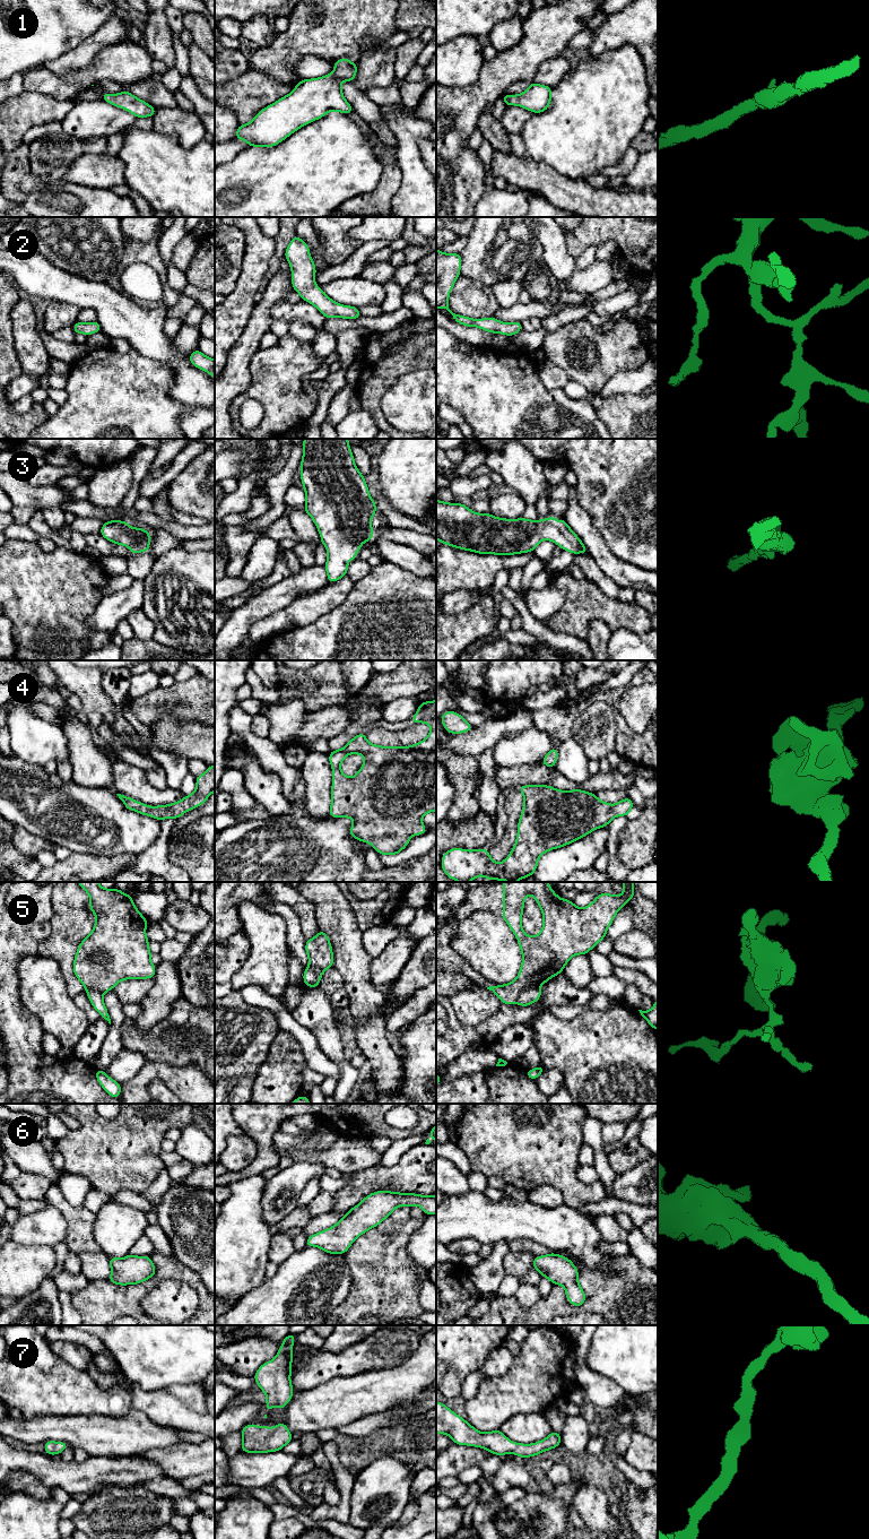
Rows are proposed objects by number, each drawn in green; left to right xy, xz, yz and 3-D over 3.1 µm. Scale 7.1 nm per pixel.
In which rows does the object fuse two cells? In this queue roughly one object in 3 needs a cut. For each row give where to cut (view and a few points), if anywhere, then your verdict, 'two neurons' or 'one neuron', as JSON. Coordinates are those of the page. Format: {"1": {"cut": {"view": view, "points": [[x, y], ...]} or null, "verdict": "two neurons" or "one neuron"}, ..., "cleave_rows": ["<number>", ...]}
{"1": {"cut": null, "verdict": "one neuron"}, "2": {"cut": null, "verdict": "one neuron"}, "3": {"cut": null, "verdict": "one neuron"}, "4": {"cut": null, "verdict": "one neuron"}, "5": {"cut": {"view": "yz", "points": [[539, 985], [528, 985], [524, 987], [515, 1002]]}, "verdict": "two neurons"}, "6": {"cut": null, "verdict": "one neuron"}, "7": {"cut": null, "verdict": "one neuron"}, "cleave_rows": ["5"]}

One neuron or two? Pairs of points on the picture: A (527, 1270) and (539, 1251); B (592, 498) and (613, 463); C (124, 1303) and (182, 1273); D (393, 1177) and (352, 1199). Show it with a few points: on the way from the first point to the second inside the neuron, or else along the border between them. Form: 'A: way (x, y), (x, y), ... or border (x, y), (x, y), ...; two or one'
A: border (510, 1251), (528, 1251), (536, 1255); two
B: way (592, 489), (592, 483), (604, 472); one
C: way (139, 1290), (159, 1274), (167, 1273); one
D: way (383, 1178), (372, 1178), (362, 1189); one

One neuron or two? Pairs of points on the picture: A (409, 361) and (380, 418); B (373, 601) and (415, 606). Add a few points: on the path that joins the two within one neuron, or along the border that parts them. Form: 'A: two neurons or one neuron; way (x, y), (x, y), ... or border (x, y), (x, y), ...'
A: one neuron; way (393, 370), (375, 388), (375, 403)
B: one neuron; way (383, 606), (405, 606)

